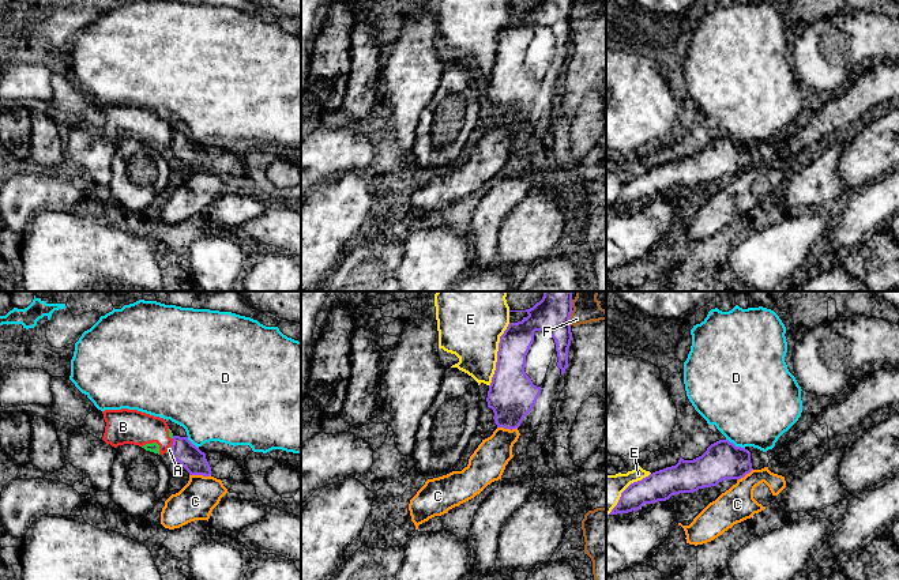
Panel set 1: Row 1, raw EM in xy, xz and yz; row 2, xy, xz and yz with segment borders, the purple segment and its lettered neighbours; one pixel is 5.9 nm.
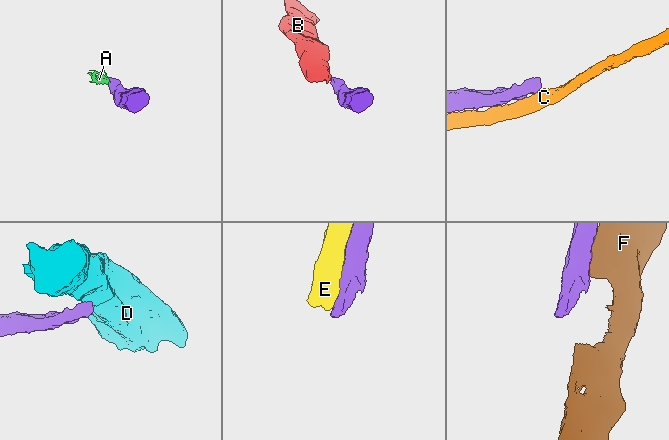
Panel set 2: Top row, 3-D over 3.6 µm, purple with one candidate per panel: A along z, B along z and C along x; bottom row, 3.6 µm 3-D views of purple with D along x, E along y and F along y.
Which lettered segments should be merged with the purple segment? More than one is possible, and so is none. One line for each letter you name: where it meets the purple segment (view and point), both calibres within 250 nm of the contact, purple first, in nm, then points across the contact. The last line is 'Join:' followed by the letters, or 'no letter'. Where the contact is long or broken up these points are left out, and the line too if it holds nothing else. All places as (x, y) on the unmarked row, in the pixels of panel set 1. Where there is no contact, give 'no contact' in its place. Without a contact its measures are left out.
Join: no letter

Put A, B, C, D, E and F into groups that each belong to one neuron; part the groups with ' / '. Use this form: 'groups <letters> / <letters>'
groups A B E / C / D / F

